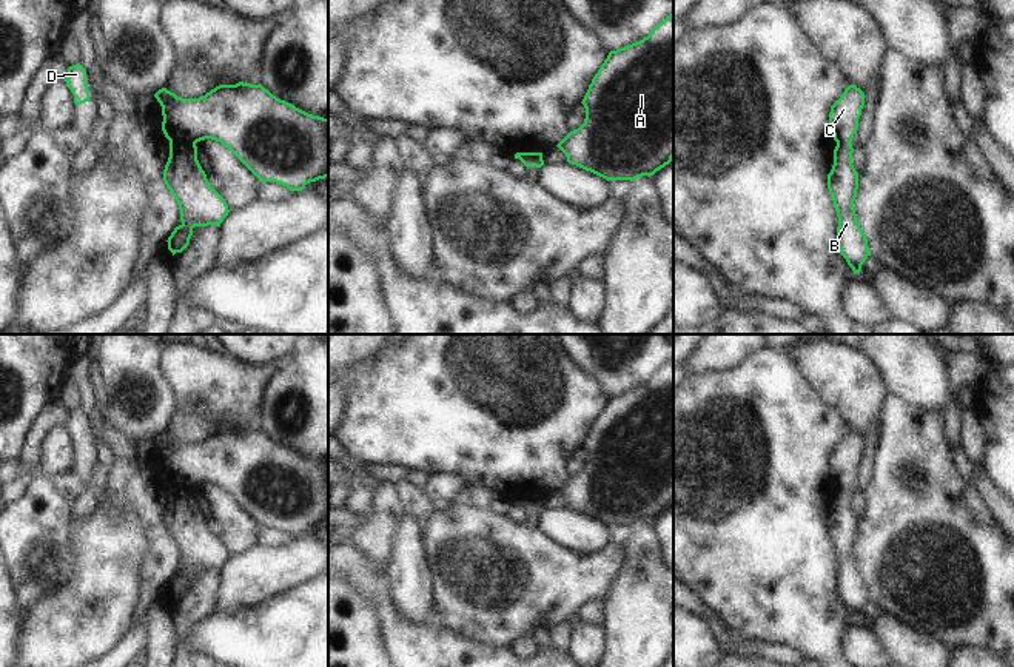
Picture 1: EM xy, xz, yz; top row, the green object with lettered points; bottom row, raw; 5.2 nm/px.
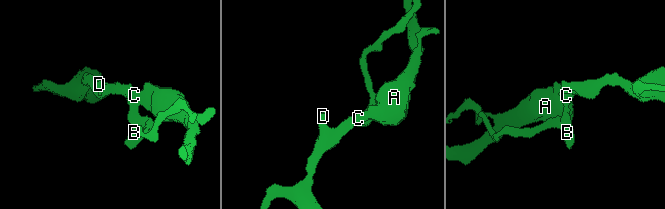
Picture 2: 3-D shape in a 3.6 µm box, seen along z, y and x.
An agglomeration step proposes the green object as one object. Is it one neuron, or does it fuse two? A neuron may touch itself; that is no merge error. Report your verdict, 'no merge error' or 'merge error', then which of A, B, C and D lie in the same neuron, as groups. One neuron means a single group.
merge error | A C D / B

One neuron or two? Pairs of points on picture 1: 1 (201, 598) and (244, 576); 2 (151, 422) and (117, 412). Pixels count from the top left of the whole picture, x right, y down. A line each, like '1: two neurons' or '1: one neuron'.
1: two neurons
2: one neuron

